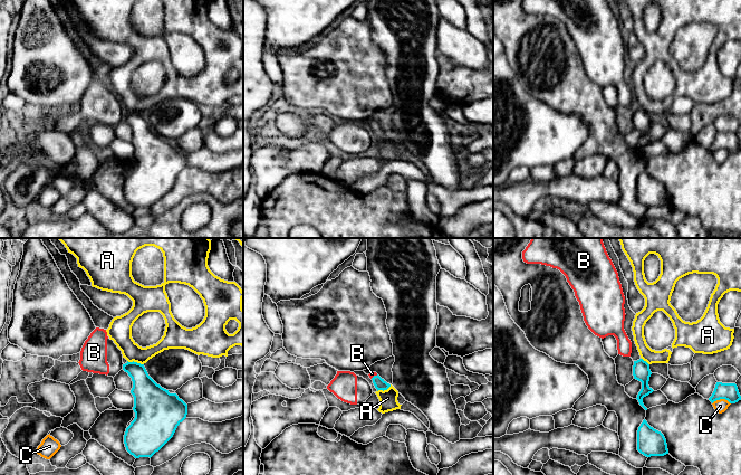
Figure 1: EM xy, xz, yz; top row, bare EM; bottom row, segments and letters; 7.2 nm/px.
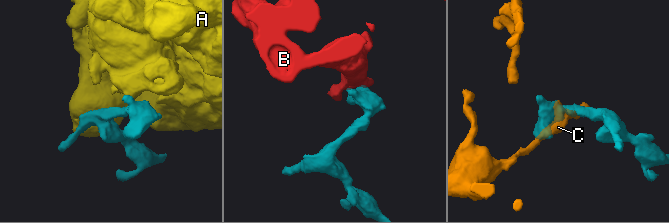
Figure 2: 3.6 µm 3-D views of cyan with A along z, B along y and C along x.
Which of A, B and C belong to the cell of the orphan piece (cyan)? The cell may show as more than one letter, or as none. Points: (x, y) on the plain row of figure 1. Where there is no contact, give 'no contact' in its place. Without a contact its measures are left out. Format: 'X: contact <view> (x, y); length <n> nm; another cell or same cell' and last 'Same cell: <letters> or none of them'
A: contact xy (135, 112); length 120 nm; another cell
B: contact xz (374, 125); length 60 nm; same cell
C: contact yz (721, 148); length 140 nm; another cell
Same cell: B

